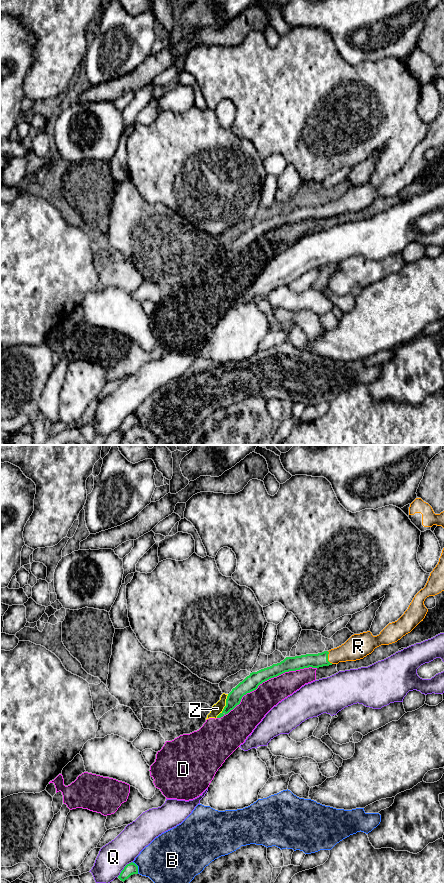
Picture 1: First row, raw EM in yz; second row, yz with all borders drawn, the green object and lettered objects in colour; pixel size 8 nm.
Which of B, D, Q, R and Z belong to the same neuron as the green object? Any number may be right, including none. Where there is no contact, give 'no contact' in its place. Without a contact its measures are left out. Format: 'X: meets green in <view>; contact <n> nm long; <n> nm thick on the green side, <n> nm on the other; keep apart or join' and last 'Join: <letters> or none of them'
B: meets green in yz; contact 110 nm long; 90 nm thick on the green side, 400 nm on the other; keep apart
D: meets green in yz; contact 900 nm long; 120 nm thick on the green side, 220 nm on the other; keep apart
Q: meets green in yz; contact 180 nm long; 90 nm thick on the green side, 240 nm on the other; keep apart
R: meets green in yz; contact 110 nm long; 110 nm thick on the green side, 190 nm on the other; join
Z: meets green in yz; contact 220 nm long; 120 nm thick on the green side, 90 nm on the other; keep apart
Join: R

